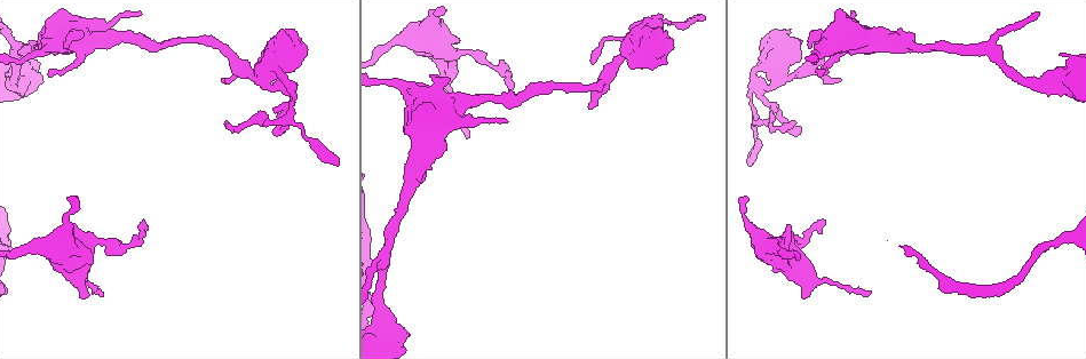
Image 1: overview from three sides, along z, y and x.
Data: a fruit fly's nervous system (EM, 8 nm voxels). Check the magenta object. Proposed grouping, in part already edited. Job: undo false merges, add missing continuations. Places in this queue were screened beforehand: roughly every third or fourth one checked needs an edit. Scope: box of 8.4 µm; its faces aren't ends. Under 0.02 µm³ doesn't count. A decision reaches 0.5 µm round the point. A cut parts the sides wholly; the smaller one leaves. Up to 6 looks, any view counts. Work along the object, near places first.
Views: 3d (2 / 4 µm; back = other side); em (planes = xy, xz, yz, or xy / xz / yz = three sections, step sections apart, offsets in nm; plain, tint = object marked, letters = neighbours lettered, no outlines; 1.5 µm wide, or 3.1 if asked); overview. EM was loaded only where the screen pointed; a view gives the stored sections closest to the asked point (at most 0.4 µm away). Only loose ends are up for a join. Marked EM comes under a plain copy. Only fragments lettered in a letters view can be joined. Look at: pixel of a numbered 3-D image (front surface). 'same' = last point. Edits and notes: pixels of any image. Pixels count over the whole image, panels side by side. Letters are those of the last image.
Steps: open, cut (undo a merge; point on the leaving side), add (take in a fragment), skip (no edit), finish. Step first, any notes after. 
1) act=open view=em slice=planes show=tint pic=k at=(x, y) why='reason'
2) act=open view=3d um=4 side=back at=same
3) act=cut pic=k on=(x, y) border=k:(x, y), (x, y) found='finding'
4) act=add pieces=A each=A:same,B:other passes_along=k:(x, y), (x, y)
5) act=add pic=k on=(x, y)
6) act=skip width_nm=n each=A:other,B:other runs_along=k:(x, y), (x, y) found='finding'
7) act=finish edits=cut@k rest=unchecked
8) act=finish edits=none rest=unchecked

act=open view=em slice=yz step=8 show=tint pic=1 at=(623, 47) why='thin arm on a thick one'

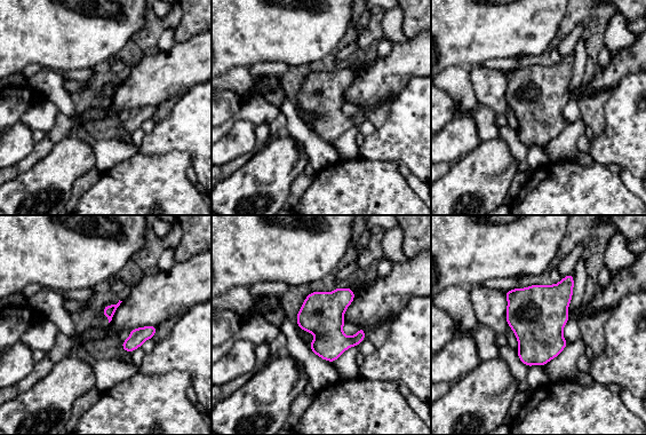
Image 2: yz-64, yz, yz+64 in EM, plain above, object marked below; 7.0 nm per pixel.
act=open view=em slice=yz step=8 show=letters at=same

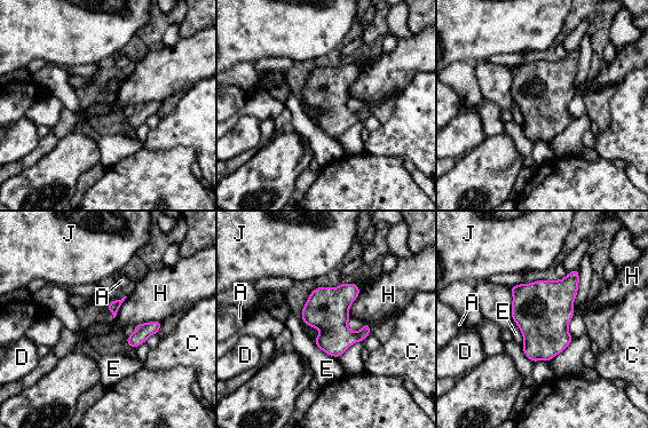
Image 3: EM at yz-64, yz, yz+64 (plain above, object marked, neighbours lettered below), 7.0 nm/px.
act=skip width_nm=90 each=A:other,C:other,D:other,E:other,H:other,J:other border=3:(361, 287), (349, 317) found='one neuron here'

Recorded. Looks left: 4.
act=open view=em slice=xy step=8 show=letters pic=1 at=(803, 298) why='free end'

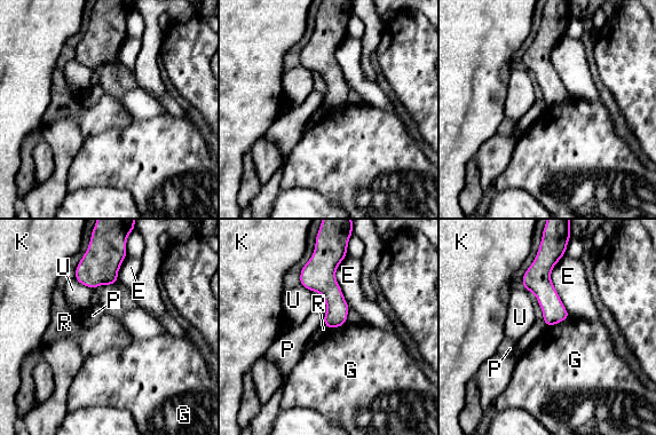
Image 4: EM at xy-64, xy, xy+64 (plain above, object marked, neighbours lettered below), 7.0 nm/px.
act=skip each=E:other,G:other,K:other,P:other,R:other,U:other border=4:(323, 323), (329, 327) found='none of them fits'

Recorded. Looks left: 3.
act=open view=3d um=4 pic=1 at=(66, 198) why='an open end'

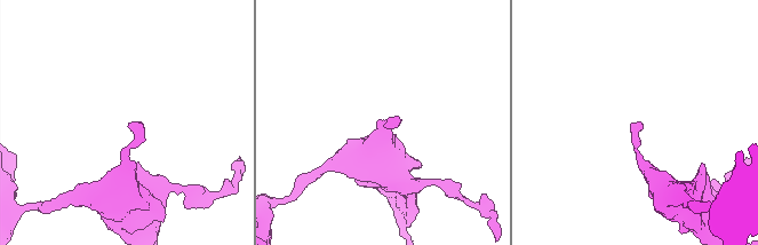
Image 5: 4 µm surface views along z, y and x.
act=open view=em slice=planes show=letters pic=5 at=(640, 122)

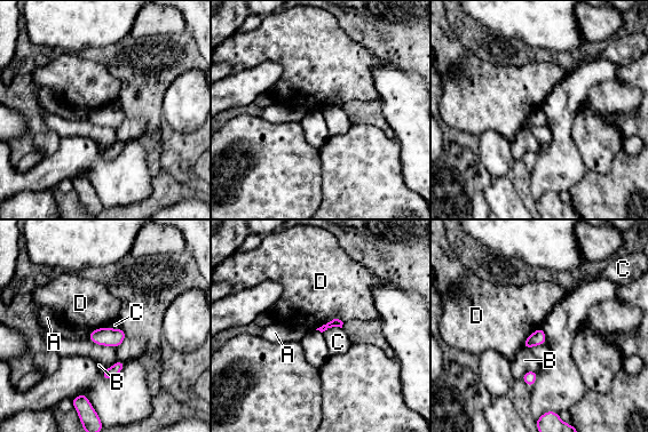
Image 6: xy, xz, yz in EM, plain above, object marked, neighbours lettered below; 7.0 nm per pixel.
act=skip each=A:other,B:other,C:other,D:other border=6:(342, 321), (330, 319), (315, 329) found='none of them fits'

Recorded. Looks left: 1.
act=finish edits=none rest=unchecked

